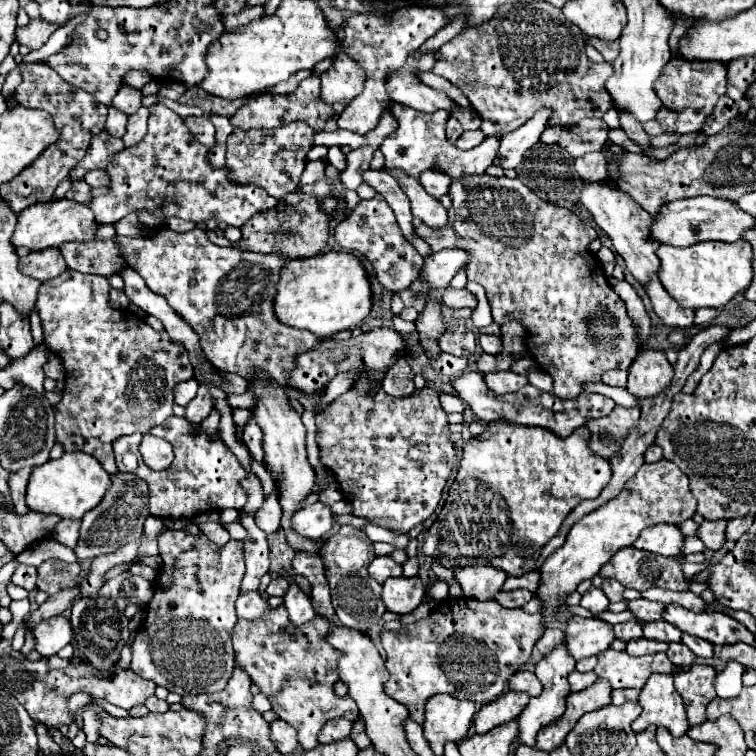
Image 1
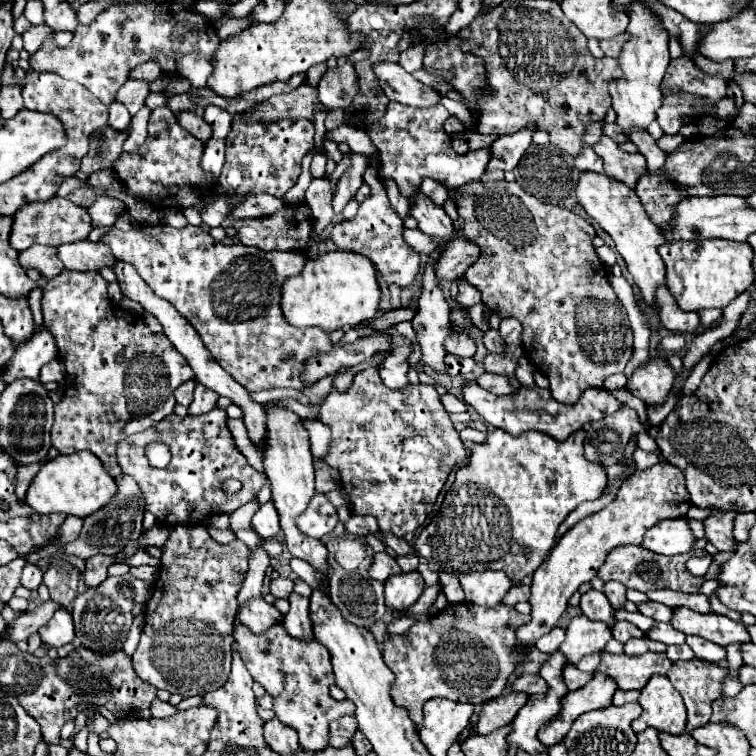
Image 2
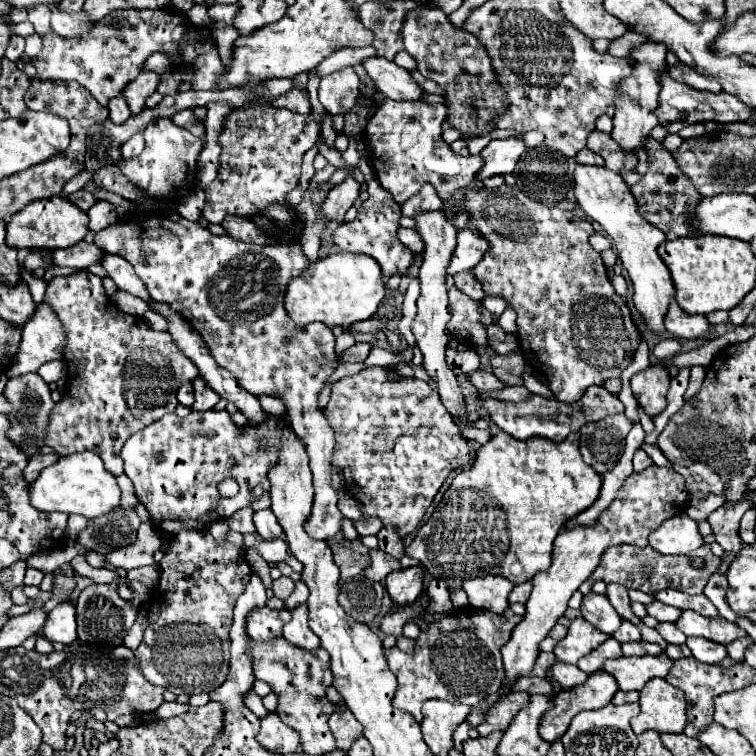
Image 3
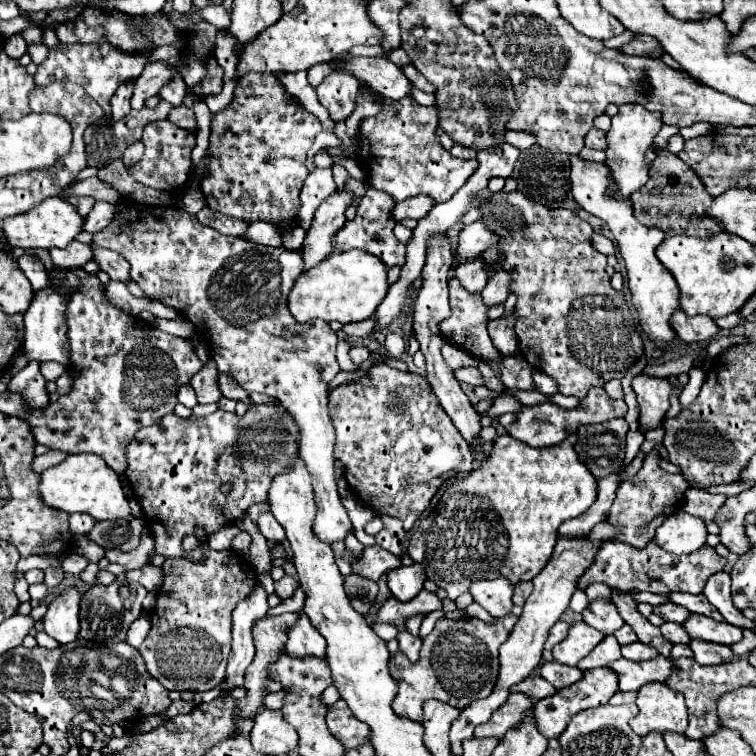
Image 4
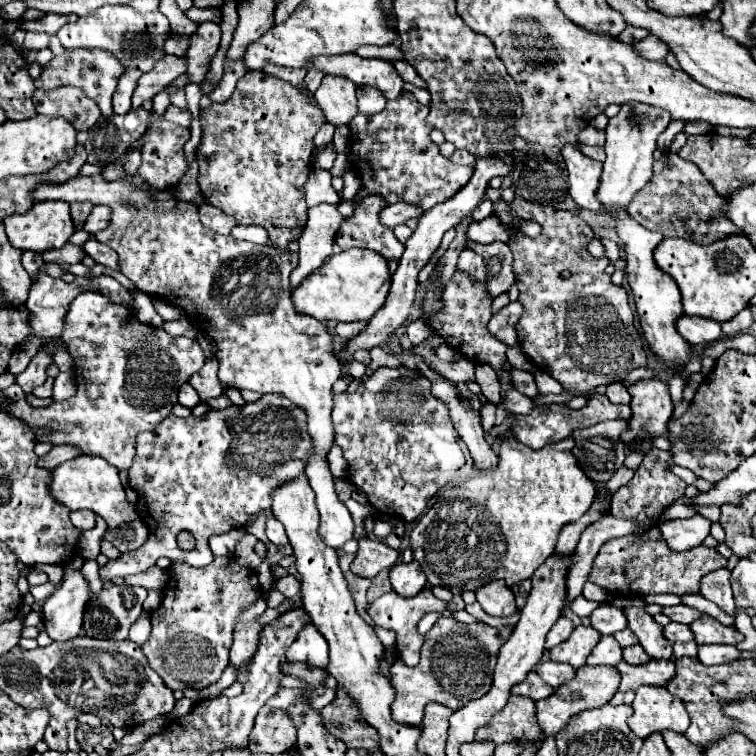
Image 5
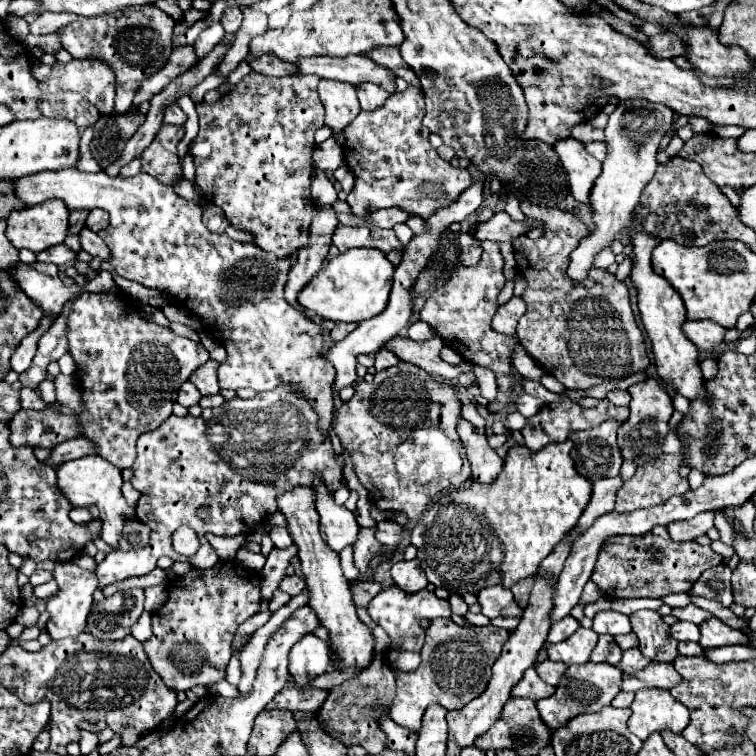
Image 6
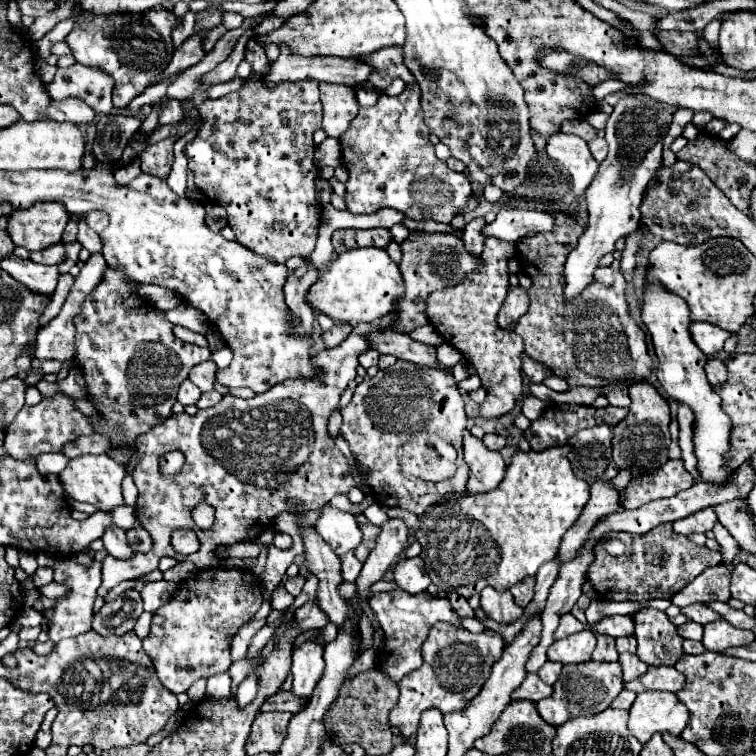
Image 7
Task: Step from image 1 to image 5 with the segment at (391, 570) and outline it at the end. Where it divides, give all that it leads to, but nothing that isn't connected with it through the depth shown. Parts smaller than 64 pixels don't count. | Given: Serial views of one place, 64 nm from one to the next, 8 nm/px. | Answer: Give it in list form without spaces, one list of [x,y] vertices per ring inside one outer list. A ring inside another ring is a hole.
[[[364,538],[358,542],[360,542],[360,548],[350,566],[356,576],[374,578],[374,576],[378,576],[380,570],[394,566],[400,558],[400,554],[396,550],[392,550],[390,546],[386,546],[382,542],[376,542],[370,538]]]

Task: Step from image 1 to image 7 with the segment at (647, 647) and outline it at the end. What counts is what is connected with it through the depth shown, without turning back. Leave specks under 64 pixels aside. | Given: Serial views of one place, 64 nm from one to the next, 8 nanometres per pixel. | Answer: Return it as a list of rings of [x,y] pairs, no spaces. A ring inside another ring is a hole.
[[[630,652],[620,654],[620,660],[618,662],[620,662],[622,672],[624,672],[624,682],[630,682],[634,678],[640,678],[648,670],[648,664],[644,664],[636,654],[630,654]]]

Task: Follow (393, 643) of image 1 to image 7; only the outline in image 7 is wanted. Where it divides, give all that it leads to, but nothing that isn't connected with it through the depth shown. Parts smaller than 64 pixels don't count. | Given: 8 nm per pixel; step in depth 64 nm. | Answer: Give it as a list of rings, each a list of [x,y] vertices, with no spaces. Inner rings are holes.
[[[434,624],[426,642],[422,644],[424,664],[418,670],[406,674],[398,684],[400,700],[390,712],[390,724],[400,728],[404,736],[412,738],[418,730],[420,716],[424,710],[438,708],[446,714],[464,708],[482,690],[484,682],[490,676],[492,664],[502,656],[504,644],[504,638],[494,630],[472,634],[454,624]]]

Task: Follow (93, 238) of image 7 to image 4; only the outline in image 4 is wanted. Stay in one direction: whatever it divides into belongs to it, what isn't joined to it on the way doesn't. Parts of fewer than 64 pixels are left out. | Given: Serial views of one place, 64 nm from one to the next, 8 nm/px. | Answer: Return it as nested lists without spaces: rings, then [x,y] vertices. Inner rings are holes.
[[[94,244],[91,245],[94,252],[94,260],[100,264],[100,268],[110,276],[110,280],[128,282],[130,278],[130,264],[118,254]]]

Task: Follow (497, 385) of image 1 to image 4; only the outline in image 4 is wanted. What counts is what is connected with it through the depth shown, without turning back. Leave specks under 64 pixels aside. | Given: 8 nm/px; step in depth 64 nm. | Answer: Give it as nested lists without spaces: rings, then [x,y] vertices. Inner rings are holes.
[[[460,368],[454,372],[454,376],[460,380],[460,382],[466,382],[470,386],[484,386],[484,378],[480,374],[478,368]]]

